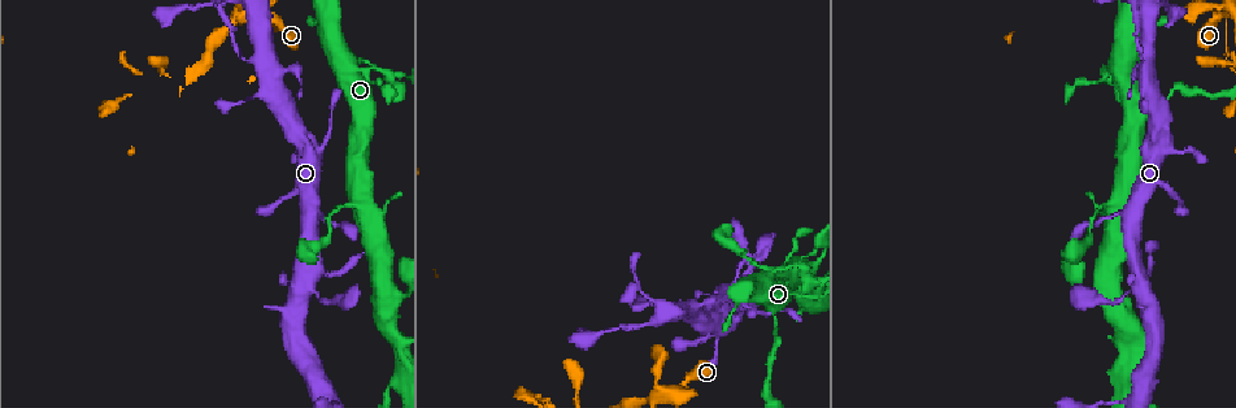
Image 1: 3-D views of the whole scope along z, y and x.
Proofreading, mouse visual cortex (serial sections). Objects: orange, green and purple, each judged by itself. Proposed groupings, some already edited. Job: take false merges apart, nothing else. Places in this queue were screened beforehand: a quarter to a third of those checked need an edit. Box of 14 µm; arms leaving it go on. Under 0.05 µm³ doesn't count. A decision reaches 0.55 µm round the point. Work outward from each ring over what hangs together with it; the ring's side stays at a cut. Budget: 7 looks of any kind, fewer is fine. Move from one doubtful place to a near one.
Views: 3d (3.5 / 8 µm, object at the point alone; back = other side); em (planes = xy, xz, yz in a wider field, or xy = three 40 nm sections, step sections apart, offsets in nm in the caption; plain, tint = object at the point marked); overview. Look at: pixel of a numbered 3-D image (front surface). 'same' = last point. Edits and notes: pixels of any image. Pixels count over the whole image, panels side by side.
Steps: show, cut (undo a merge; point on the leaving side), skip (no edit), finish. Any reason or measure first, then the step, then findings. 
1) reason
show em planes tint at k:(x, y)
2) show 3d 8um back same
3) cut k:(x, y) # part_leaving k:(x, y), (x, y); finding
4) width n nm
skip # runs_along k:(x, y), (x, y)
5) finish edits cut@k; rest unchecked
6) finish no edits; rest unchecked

three-way junction
show 3d 3.5um at 1:(770, 271)

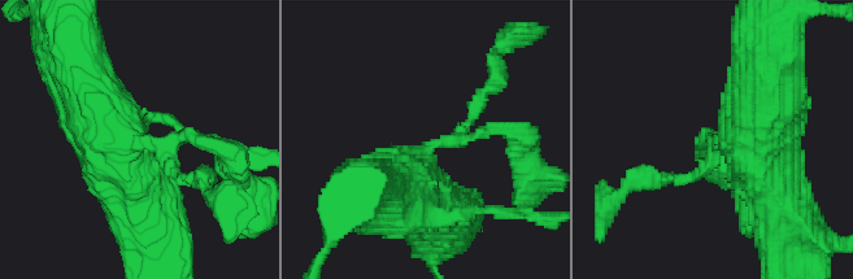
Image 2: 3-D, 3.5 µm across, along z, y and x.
arms 3; arm_widths 150, 150, 800 nm; need the tissue
show em xy step 5 plain at 2:(140, 139)

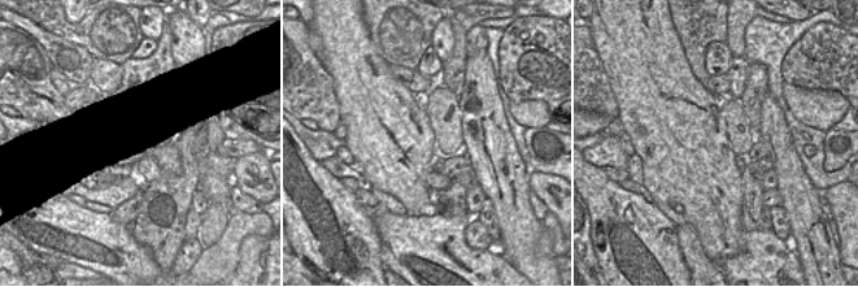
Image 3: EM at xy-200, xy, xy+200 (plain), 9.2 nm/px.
show em xy step 5 tint same

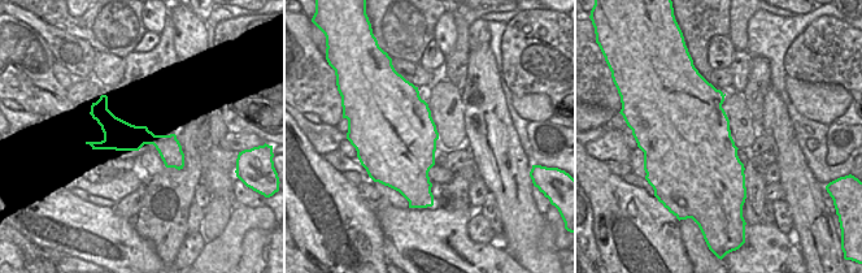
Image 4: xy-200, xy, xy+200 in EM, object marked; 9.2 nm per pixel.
skip # runs_along 4:(94, 111), (123, 137), (155, 139), (179, 165); continuous, no second cell

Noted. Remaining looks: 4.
three-way junction
show 3d 3.5um at 1:(1223, 14)

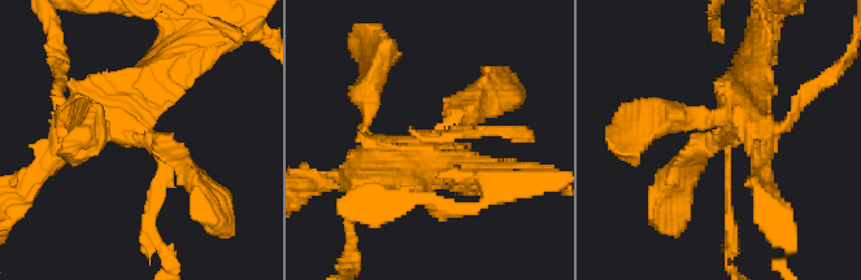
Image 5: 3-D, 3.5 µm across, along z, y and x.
arms 3; arm_widths 100, 250, 400 nm
show em xy step 2 tint at 5:(721, 140)

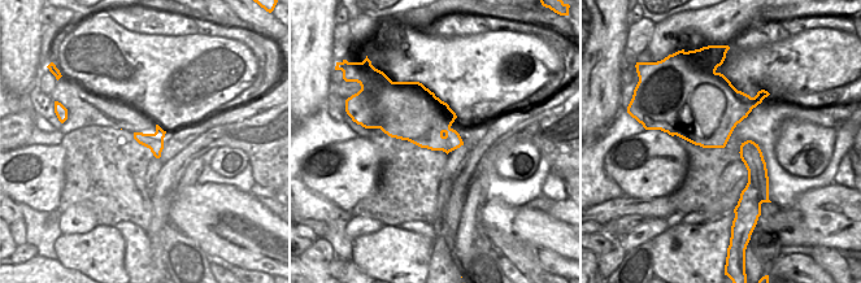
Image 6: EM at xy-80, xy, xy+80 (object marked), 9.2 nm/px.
cut 5:(155, 193) # part_leaving 5:(157, 160), (149, 240), (165, 263); two cells meet here

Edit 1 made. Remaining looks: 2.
finish edits cut@5; rest unchecked

